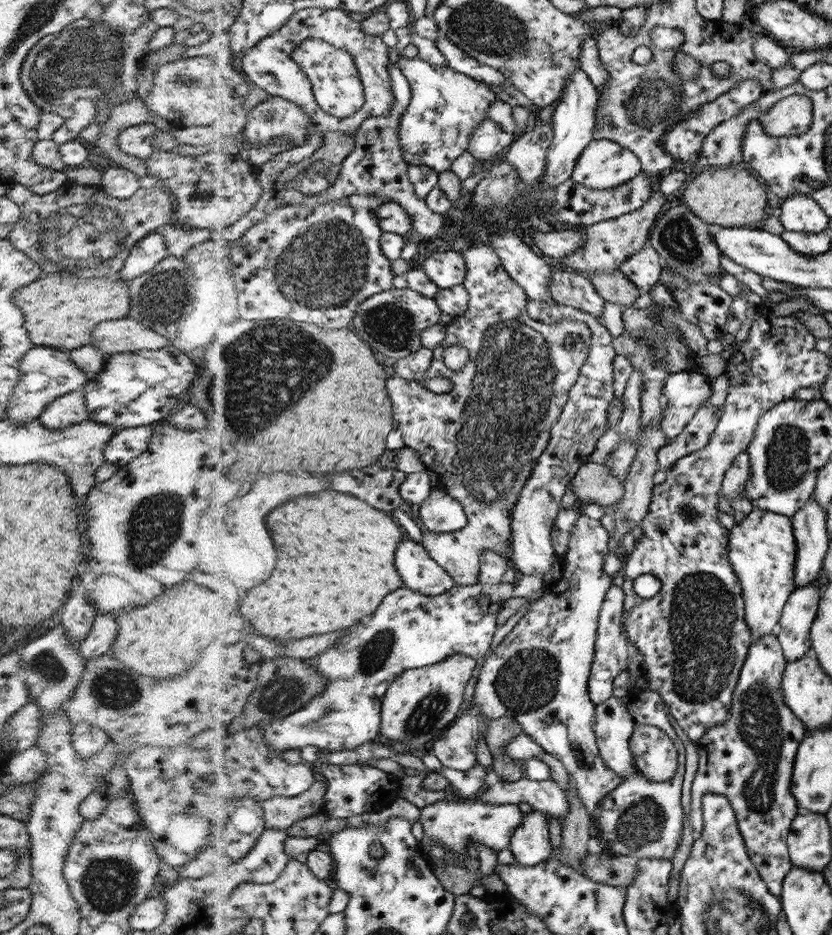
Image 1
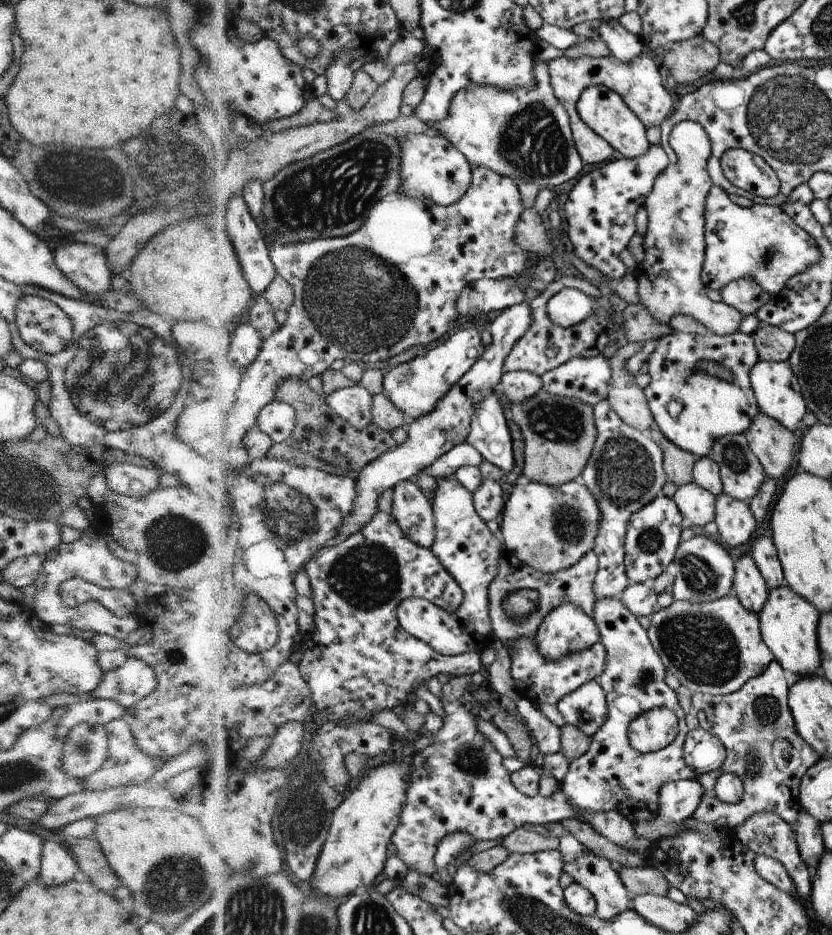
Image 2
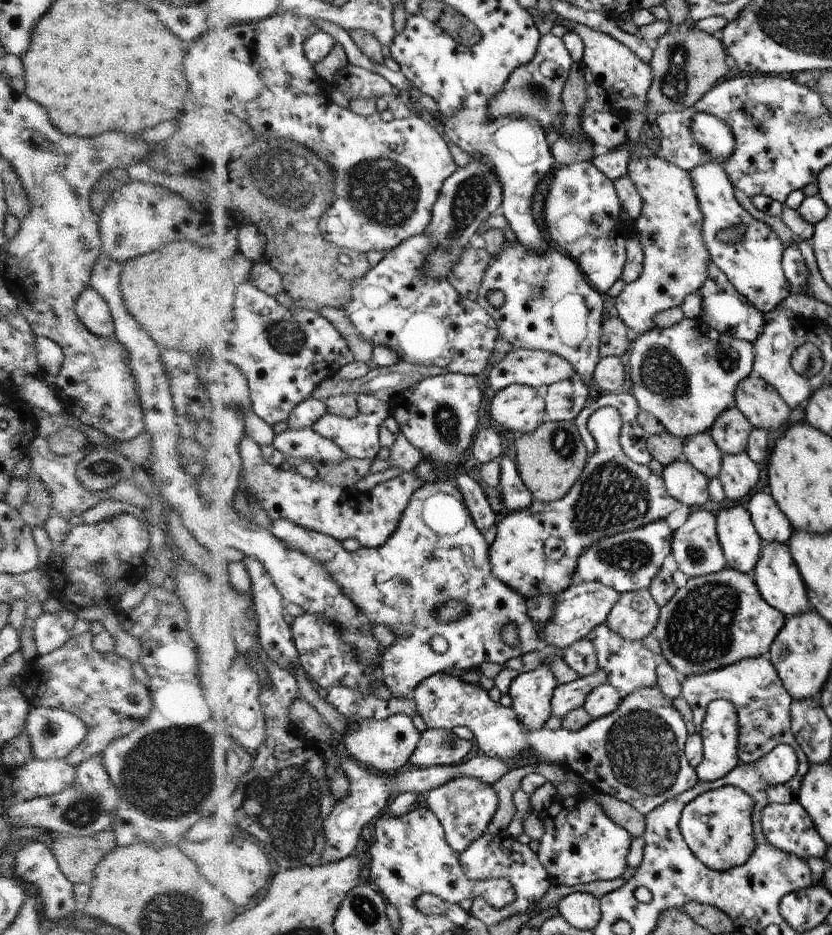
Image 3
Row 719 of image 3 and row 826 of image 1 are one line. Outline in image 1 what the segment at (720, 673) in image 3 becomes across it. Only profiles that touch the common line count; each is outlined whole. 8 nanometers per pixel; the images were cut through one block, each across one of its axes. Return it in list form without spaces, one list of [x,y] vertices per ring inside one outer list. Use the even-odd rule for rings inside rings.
[[[766,634],[753,641],[750,648],[750,660],[745,661],[746,668],[741,668],[742,684],[738,684],[738,700],[732,700],[730,704],[731,720],[722,726],[710,728],[706,735],[696,741],[697,746],[706,752],[706,756],[698,758],[698,769],[692,780],[692,813],[689,820],[698,835],[704,827],[702,795],[714,793],[725,796],[734,809],[750,860],[757,866],[768,889],[774,895],[781,897],[786,876],[789,876],[793,868],[793,861],[790,860],[789,854],[789,831],[792,830],[793,820],[802,812],[792,792],[793,768],[798,748],[807,732],[805,725],[786,704],[782,677],[785,674],[787,661],[776,634]]]

